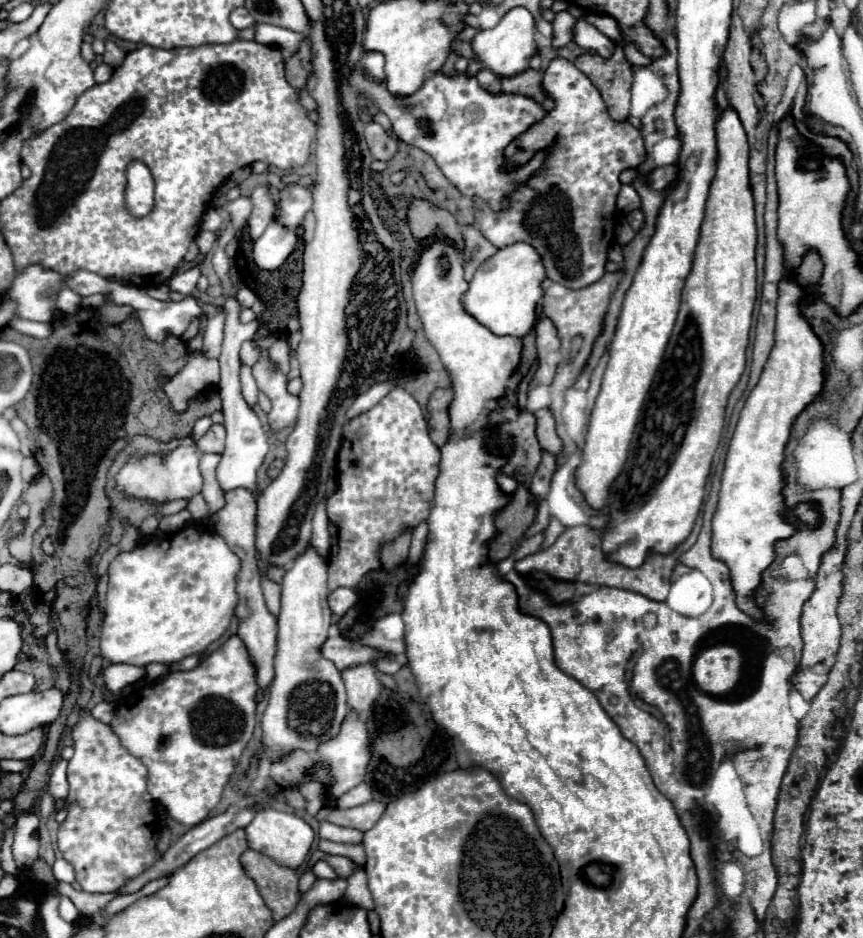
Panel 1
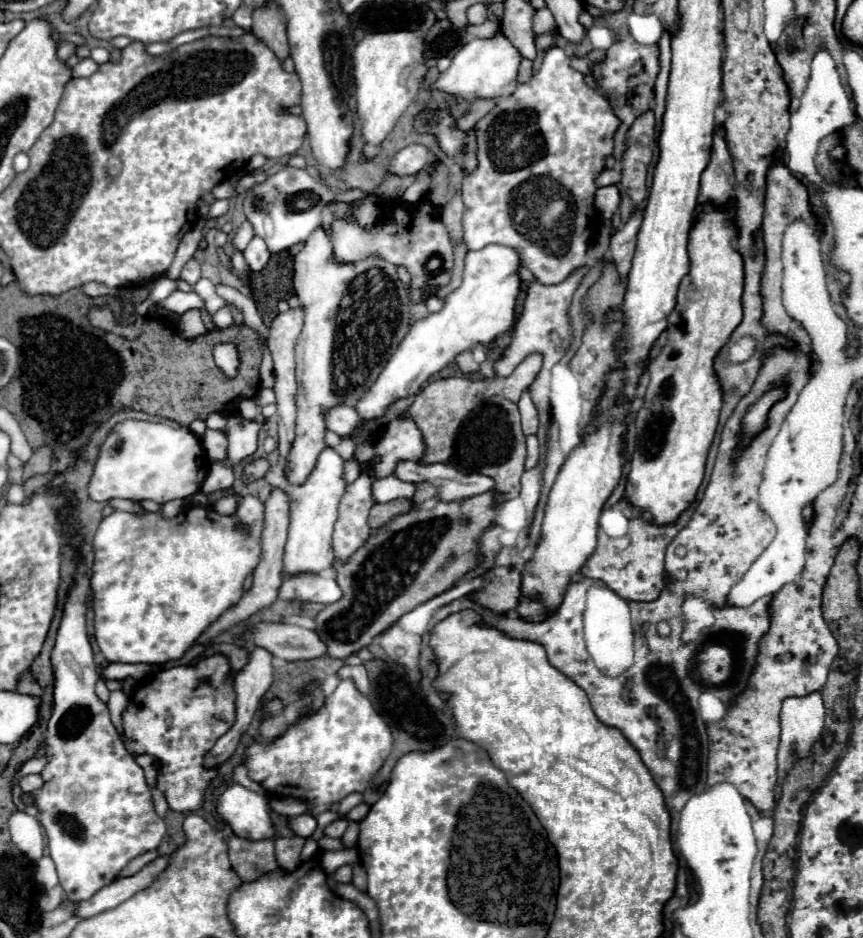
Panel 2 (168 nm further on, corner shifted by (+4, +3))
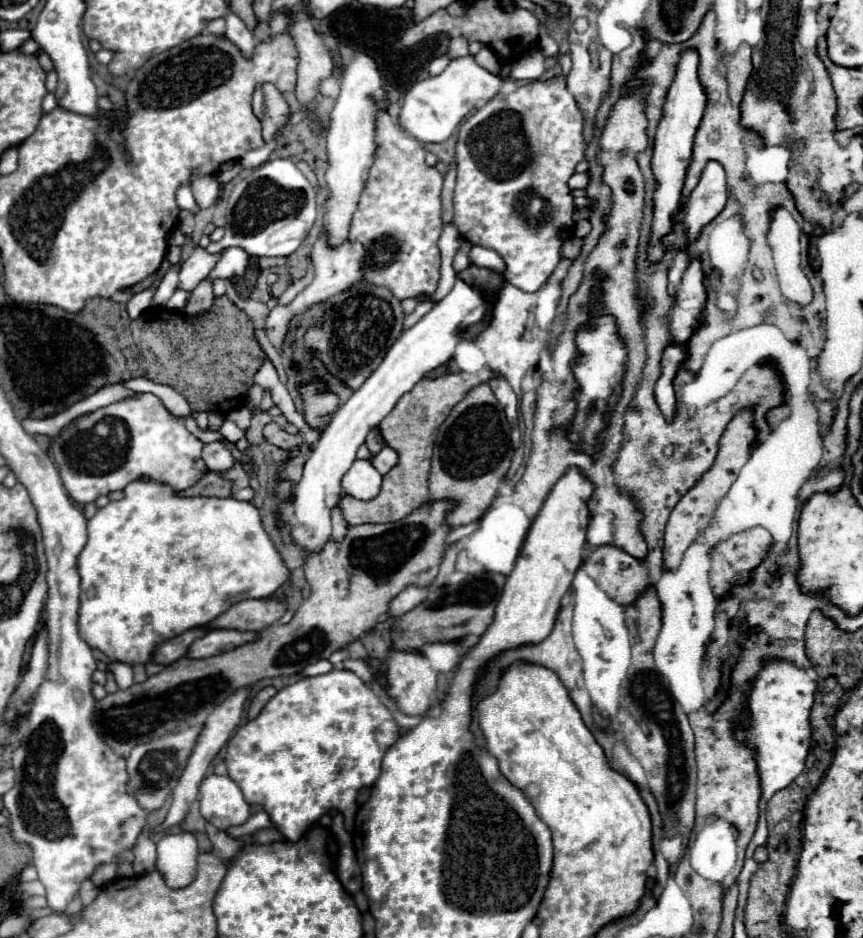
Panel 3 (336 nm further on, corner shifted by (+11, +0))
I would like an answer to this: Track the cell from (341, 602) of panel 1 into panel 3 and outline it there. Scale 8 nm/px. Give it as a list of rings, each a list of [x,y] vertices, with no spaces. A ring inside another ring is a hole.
[[[133,481],[125,487],[125,497],[121,501],[109,501],[103,509],[97,511],[93,519],[87,521],[87,535],[89,541],[83,547],[79,555],[79,573],[81,573],[81,609],[79,609],[79,633],[81,637],[93,647],[103,651],[109,659],[137,665],[137,663],[149,663],[157,647],[181,633],[185,633],[191,627],[201,627],[217,619],[221,613],[225,613],[233,603],[241,599],[267,599],[279,593],[283,585],[289,583],[291,571],[285,565],[281,553],[273,545],[271,537],[265,533],[261,515],[257,507],[251,501],[237,501],[233,497],[219,499],[219,497],[179,497],[169,485],[161,485],[155,481]]]

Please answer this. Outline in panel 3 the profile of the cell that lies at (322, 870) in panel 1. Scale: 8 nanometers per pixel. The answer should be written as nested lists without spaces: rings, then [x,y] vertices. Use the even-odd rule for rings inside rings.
[[[333,669],[331,673],[305,677],[281,689],[263,707],[259,717],[245,723],[245,727],[239,727],[227,743],[225,765],[229,777],[241,787],[245,799],[251,805],[263,805],[285,839],[297,843],[307,827],[331,809],[341,811],[348,831],[354,828],[357,793],[375,783],[381,771],[383,755],[399,739],[399,735],[395,719],[379,697],[355,673]]]

